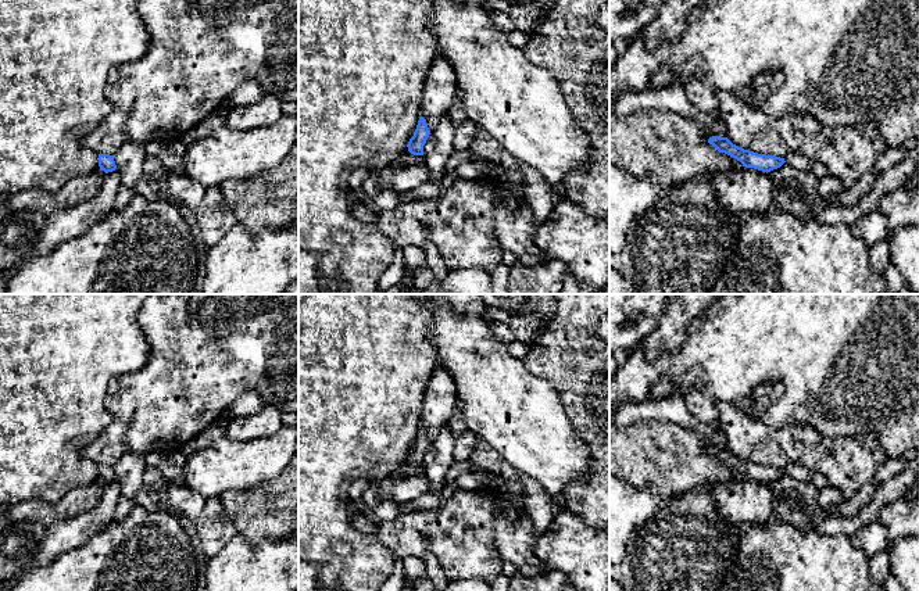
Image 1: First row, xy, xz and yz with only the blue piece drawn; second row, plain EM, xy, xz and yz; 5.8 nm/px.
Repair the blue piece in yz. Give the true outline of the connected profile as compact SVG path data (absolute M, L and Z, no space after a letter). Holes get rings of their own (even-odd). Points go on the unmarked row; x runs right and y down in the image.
M712 447L708 454L712 455L719 463L725 463L736 469L745 479L754 479L766 484L780 479L786 473L784 469L776 466L758 465L744 461L733 455L727 448Z

